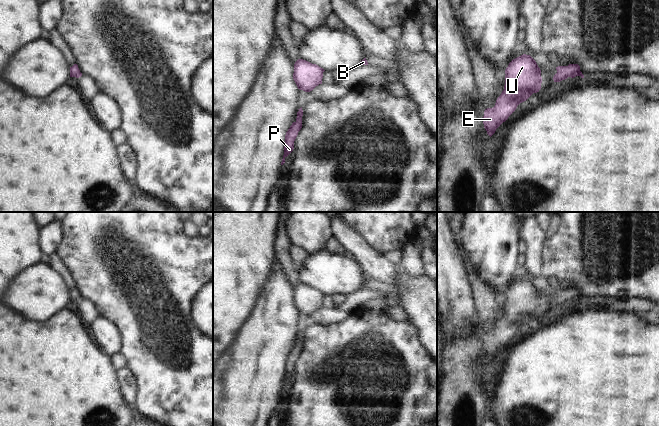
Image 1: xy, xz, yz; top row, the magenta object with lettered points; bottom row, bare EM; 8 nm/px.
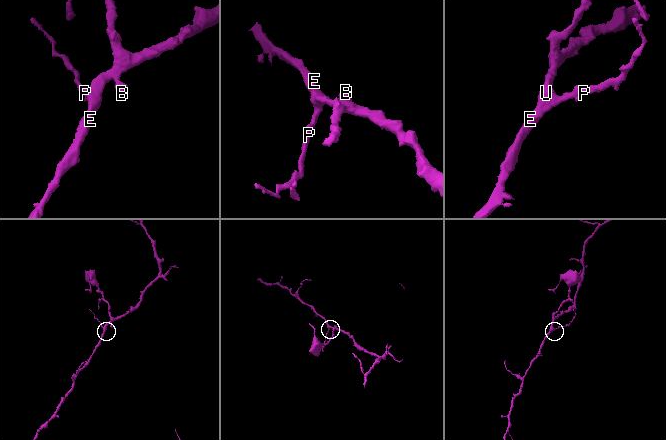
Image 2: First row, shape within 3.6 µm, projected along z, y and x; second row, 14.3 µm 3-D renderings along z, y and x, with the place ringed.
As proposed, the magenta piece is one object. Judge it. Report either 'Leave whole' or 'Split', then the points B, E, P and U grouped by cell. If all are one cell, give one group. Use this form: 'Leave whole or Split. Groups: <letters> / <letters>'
Leave whole. Groups: B E P U.

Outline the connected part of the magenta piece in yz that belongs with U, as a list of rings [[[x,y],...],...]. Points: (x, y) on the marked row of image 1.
[[[523,54],[513,59],[505,74],[504,90],[495,106],[484,111],[483,124],[490,137],[520,103],[541,89],[541,70],[530,55]]]

